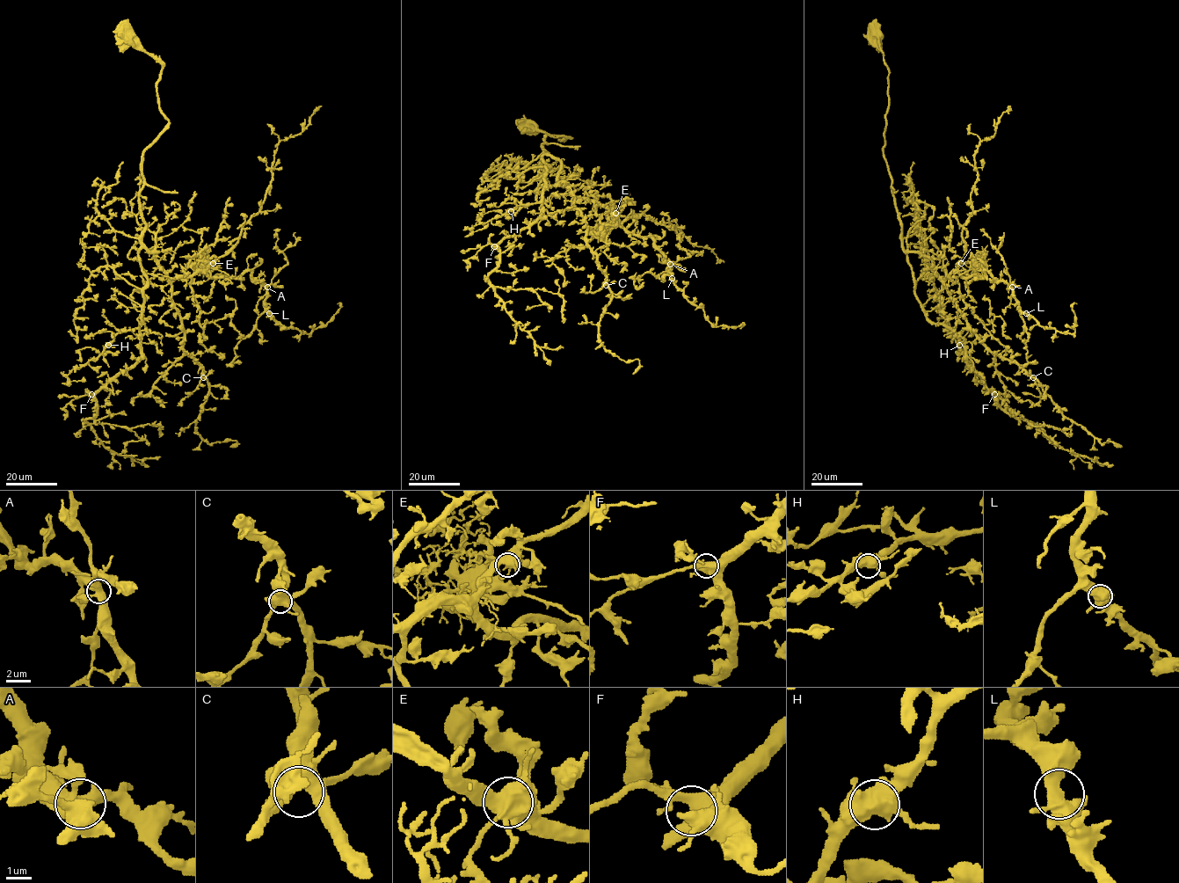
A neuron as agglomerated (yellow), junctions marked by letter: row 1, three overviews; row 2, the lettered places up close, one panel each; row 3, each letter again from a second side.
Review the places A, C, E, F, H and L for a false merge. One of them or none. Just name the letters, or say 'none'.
E

